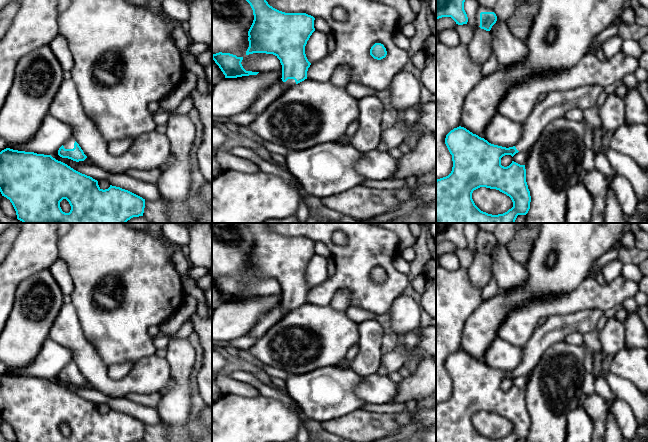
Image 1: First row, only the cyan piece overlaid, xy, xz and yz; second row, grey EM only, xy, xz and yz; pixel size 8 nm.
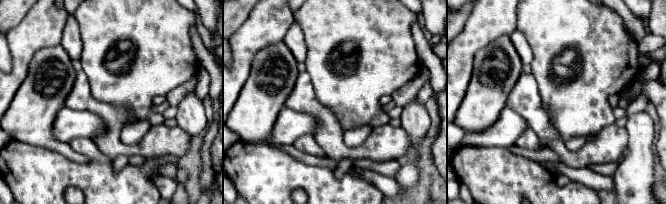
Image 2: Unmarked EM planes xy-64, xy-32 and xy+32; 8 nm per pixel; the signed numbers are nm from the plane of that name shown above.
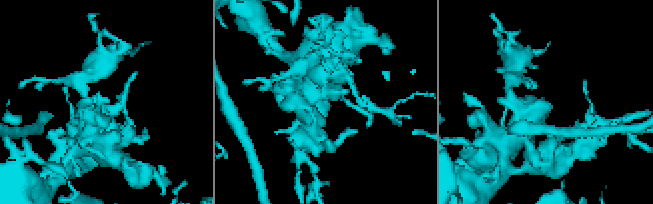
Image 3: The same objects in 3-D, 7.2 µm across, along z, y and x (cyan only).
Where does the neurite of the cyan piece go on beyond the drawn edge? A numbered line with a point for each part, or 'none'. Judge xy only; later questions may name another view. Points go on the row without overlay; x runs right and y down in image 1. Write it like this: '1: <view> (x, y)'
1: xy (69, 368)

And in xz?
1: xz (289, 307)

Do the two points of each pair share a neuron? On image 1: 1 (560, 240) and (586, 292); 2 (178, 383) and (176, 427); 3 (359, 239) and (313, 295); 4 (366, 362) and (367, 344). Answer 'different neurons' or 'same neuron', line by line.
1: different neurons
2: same neuron
3: same neuron
4: same neuron

